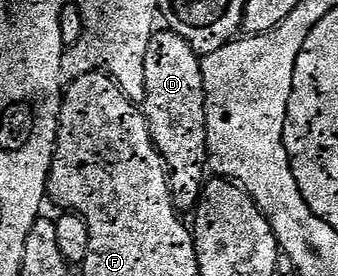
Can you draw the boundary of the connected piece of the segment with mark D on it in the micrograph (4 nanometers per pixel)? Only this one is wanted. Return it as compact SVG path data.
M155 30L143 48L140 80L144 101L140 106L140 125L149 144L156 150L161 168L163 165L168 172L176 173L172 183L176 187L182 186L179 199L184 205L191 205L201 193L206 179L206 170L202 166L203 122L199 112L200 59L187 38L176 31L167 30Z

